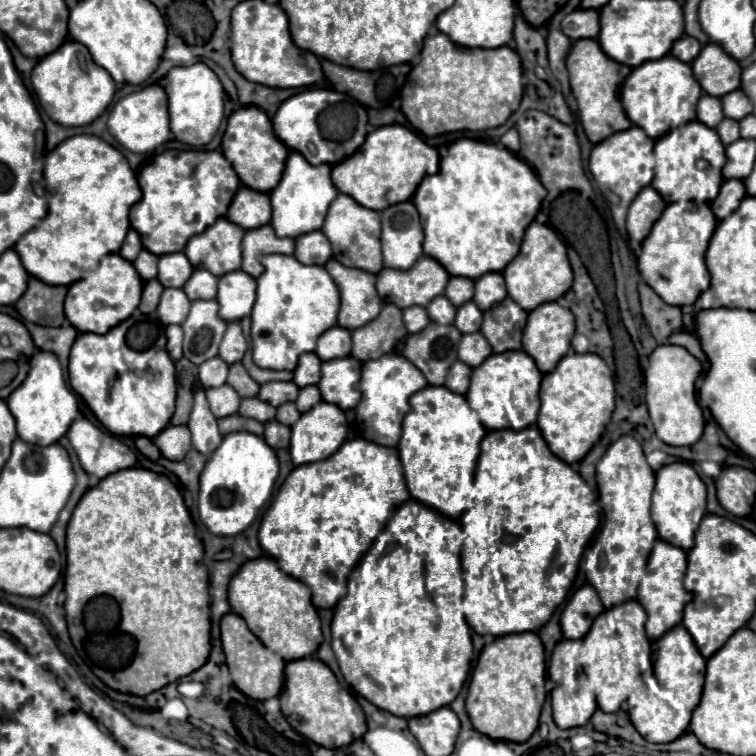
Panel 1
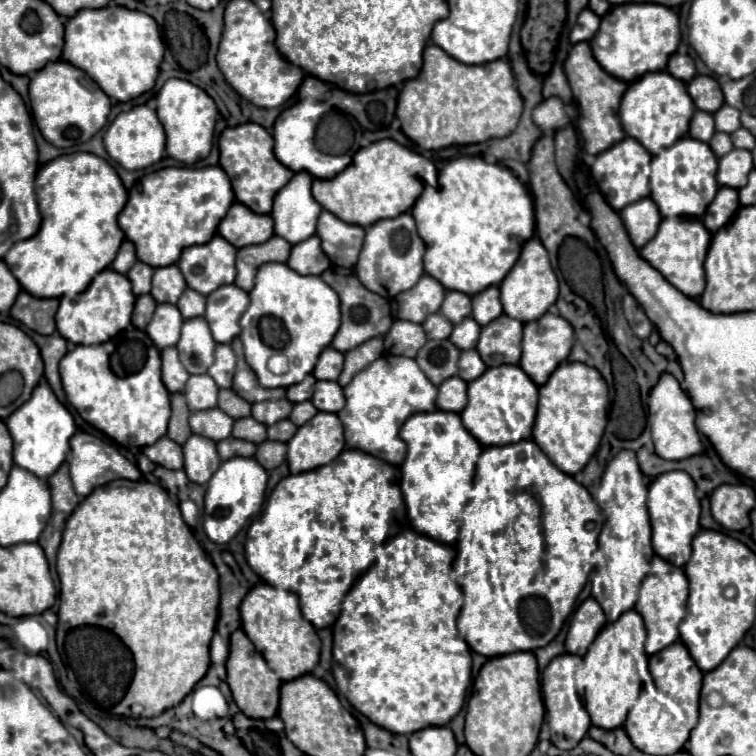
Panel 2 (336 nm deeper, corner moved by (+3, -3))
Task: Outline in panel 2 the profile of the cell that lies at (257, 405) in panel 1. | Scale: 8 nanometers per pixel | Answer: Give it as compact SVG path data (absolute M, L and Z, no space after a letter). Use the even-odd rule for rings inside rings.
M241 418L233 424L233 438L261 444L267 440L267 432L265 432L265 426L261 422L257 422L255 418Z

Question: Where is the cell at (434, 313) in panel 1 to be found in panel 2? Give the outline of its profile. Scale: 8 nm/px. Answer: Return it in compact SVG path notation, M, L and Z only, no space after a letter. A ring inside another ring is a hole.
M439 312L427 316L427 320L421 324L425 328L425 334L427 338L437 338L437 340L443 340L443 338L449 338L451 330L453 330L453 324L449 320L445 320L445 316L441 316Z

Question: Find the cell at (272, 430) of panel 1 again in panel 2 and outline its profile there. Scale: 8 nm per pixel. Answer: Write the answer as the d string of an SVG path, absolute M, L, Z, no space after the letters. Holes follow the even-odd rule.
M265 440L257 446L255 452L255 460L265 468L265 470L273 470L277 468L287 454L287 446L283 442L273 442L273 440Z

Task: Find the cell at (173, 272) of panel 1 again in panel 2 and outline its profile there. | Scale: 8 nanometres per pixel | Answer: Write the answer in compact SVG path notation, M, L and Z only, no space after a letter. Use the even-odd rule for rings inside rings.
M173 264L173 266L165 266L165 268L155 268L153 274L153 288L151 288L151 296L163 304L177 304L181 292L185 290L185 278L181 274L181 270Z

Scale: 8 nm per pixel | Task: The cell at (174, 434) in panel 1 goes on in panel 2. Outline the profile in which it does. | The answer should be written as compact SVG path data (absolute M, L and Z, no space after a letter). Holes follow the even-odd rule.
M163 436L159 438L155 444L151 446L145 446L143 448L143 454L163 466L163 468L169 468L169 470L181 470L183 468L183 452L181 452L181 446L177 442L173 442L171 438Z

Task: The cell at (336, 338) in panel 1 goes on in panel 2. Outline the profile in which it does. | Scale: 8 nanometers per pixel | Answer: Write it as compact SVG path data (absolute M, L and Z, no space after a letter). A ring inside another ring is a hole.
M325 348L313 370L313 376L317 380L337 380L341 368L343 368L343 354L337 352L335 348Z

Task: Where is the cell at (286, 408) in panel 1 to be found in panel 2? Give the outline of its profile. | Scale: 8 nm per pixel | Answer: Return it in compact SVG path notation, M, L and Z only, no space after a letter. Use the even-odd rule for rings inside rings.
M281 420L273 426L267 428L267 434L269 434L269 440L279 440L279 442L287 442L293 434L295 434L297 426L291 422L291 420Z

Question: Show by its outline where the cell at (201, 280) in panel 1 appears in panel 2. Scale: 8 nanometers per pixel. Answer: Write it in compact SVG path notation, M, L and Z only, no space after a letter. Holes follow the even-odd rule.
M187 288L181 294L181 300L177 302L177 308L179 308L179 312L181 312L181 316L185 320L189 320L193 316L203 316L203 312L205 312L205 296L201 296L199 292Z

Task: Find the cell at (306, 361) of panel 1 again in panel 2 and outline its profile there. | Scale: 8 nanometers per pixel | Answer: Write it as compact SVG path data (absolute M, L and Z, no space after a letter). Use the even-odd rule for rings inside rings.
M309 374L309 376L305 376L303 382L289 386L289 388L287 388L287 400L293 402L293 404L311 400L311 396L313 396L313 384L315 384L315 382L317 382L317 380Z

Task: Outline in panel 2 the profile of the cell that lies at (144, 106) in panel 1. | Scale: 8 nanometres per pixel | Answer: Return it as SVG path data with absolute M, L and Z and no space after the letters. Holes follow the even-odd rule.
M141 104L135 106L129 112L121 112L111 126L107 128L105 136L103 136L103 144L107 154L121 164L125 170L143 170L155 162L159 162L163 158L165 152L165 130L161 128L161 122L157 120L155 110L151 110L149 106Z

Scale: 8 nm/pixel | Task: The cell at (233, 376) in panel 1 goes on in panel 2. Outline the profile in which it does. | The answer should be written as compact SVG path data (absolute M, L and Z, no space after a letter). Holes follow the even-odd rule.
M219 390L219 408L233 420L251 416L251 404L237 396L233 390Z

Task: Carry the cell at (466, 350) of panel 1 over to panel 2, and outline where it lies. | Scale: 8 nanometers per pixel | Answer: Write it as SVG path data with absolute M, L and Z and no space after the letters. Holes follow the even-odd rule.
M469 350L469 352L461 352L461 360L459 360L459 376L465 382L475 380L477 376L481 376L487 370L487 366L483 364L481 356L477 356L477 350Z

